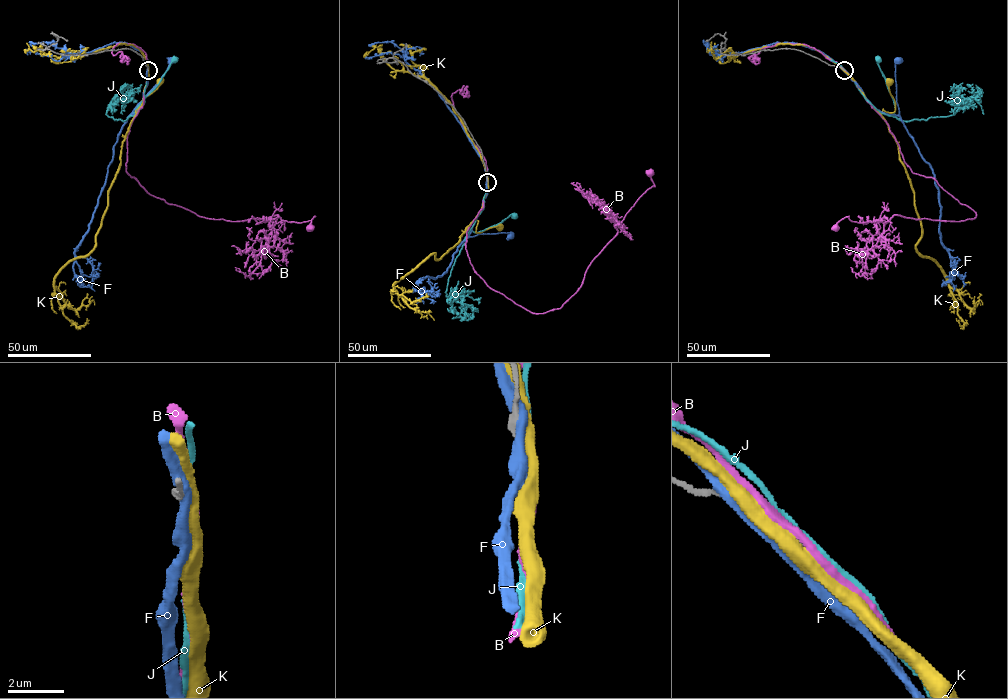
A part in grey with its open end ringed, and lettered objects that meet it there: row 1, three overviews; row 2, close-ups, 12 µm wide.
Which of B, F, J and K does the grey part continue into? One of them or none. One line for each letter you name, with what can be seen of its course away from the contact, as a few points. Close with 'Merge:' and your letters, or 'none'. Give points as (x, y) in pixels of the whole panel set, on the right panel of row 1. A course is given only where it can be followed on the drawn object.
Merge: none

